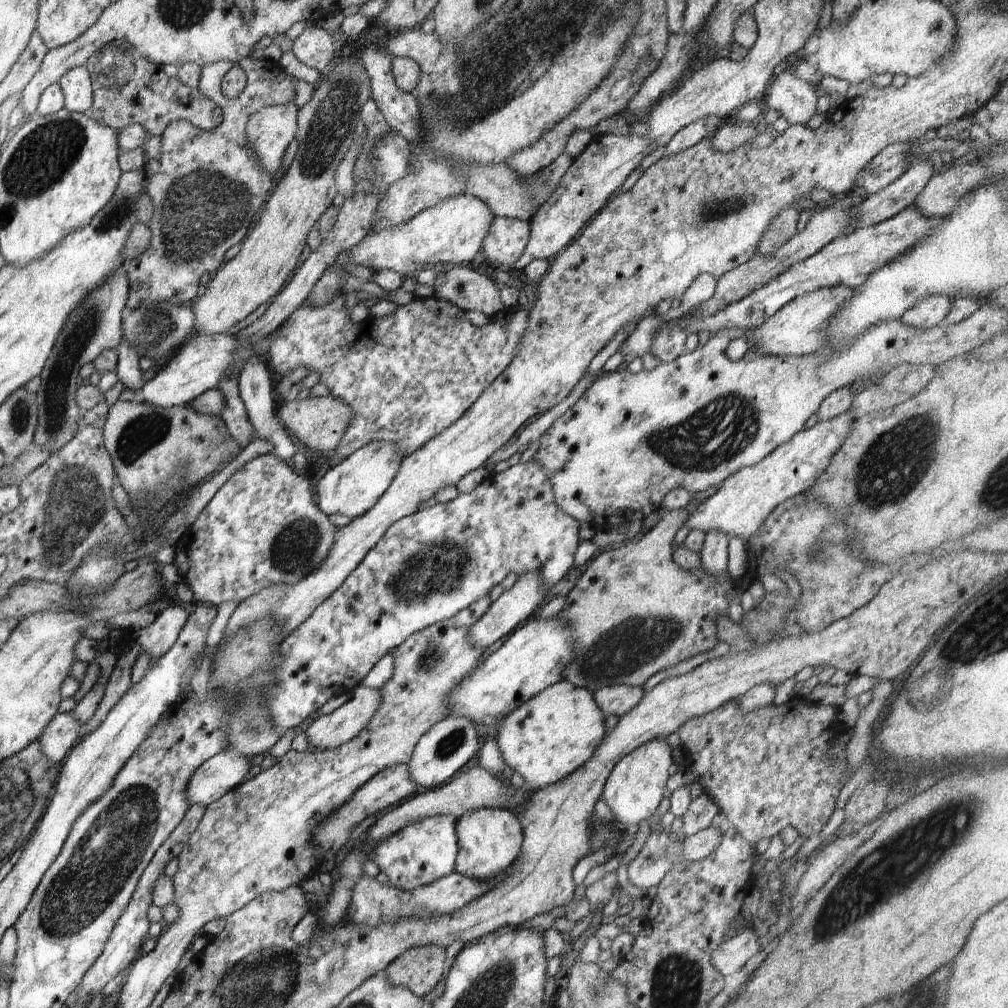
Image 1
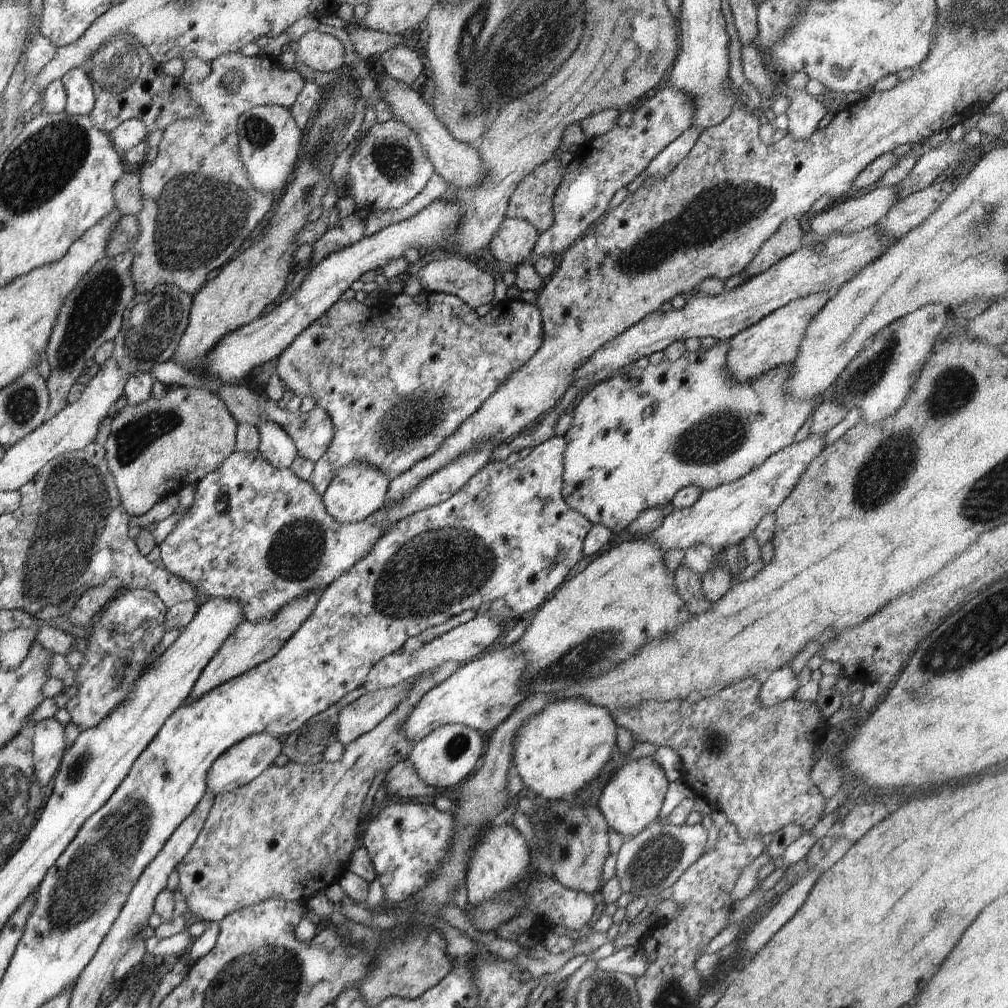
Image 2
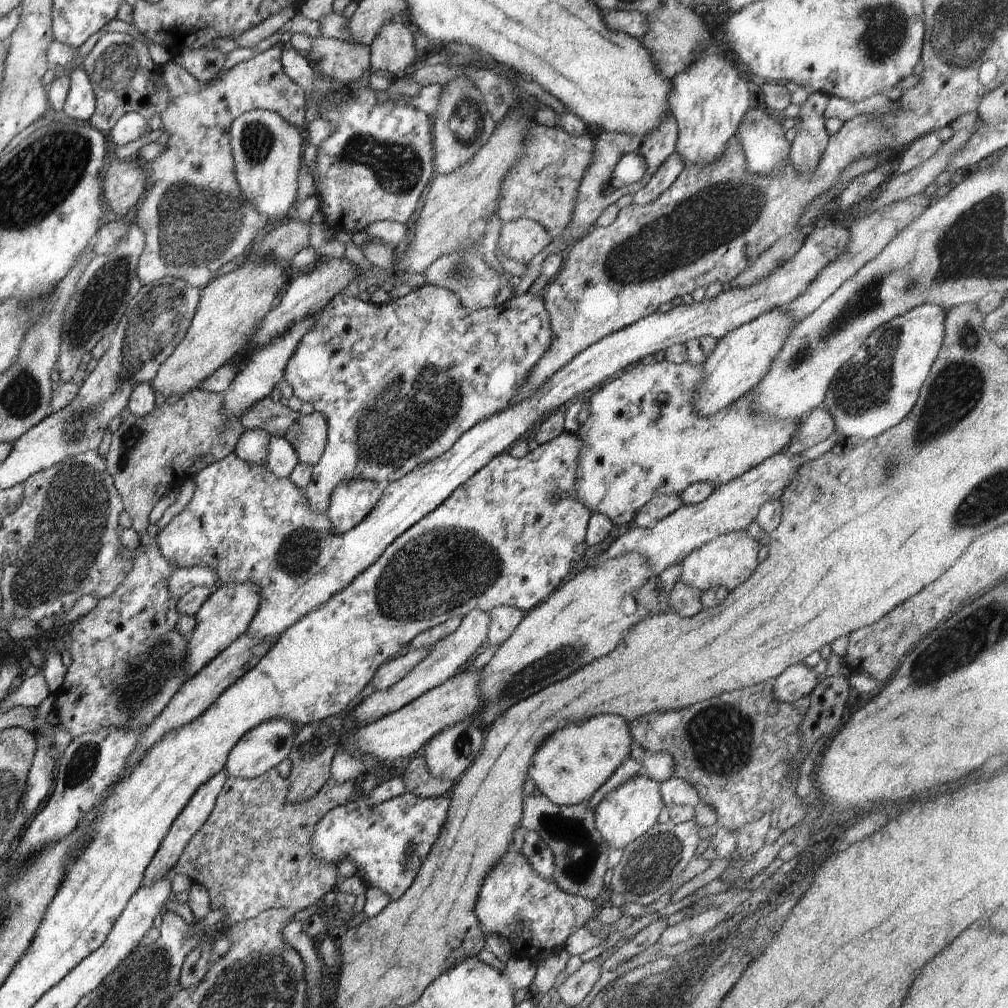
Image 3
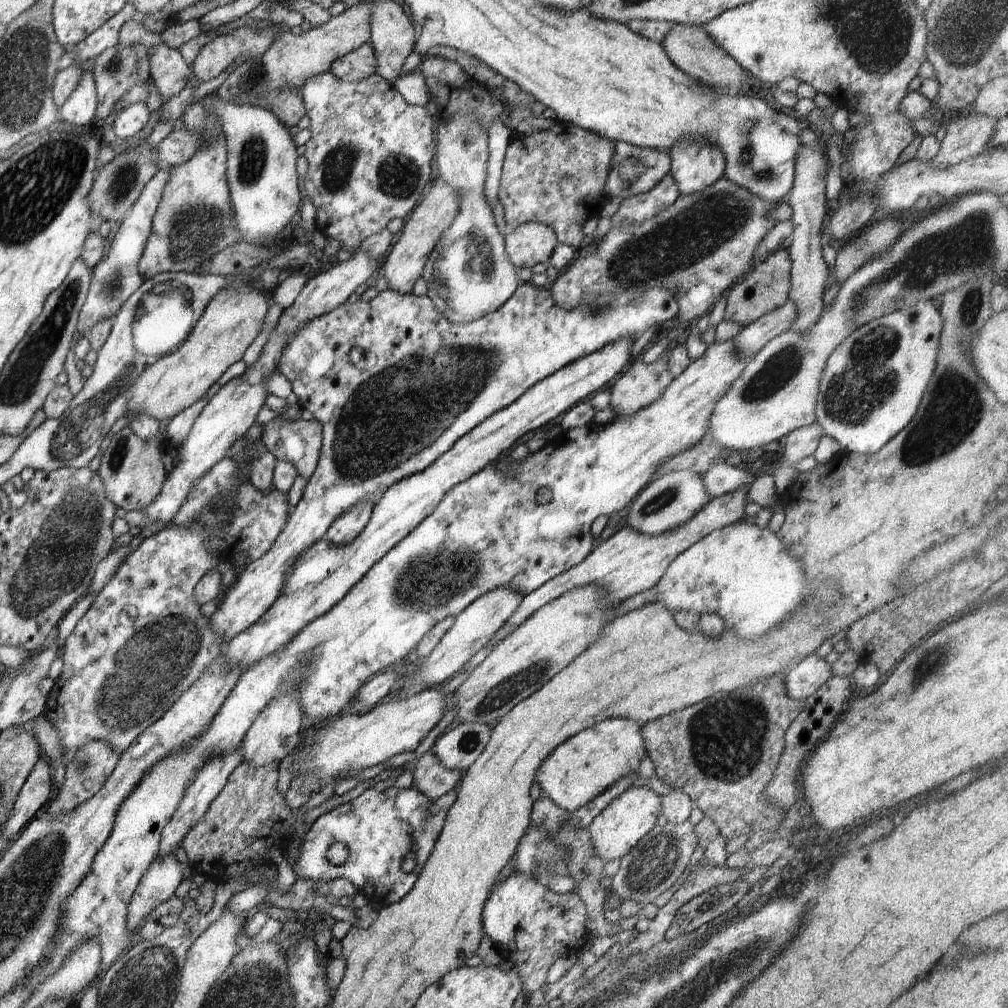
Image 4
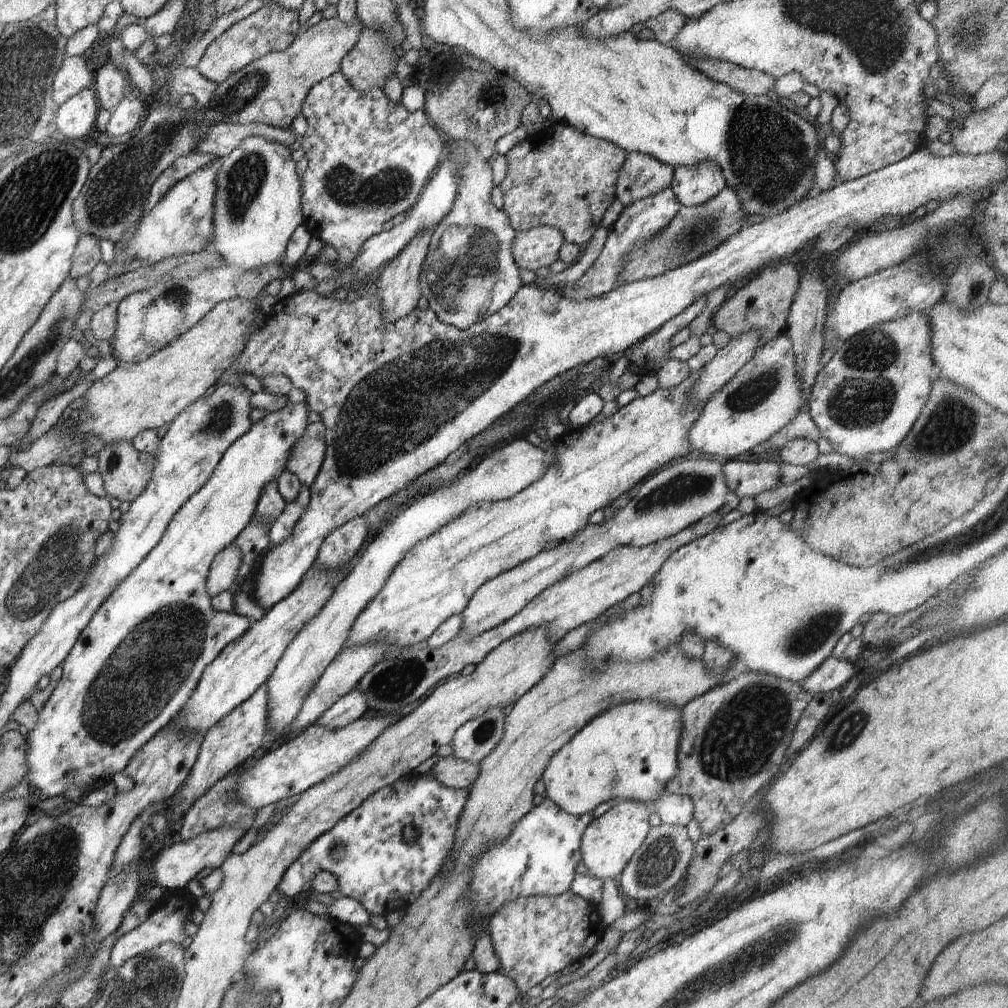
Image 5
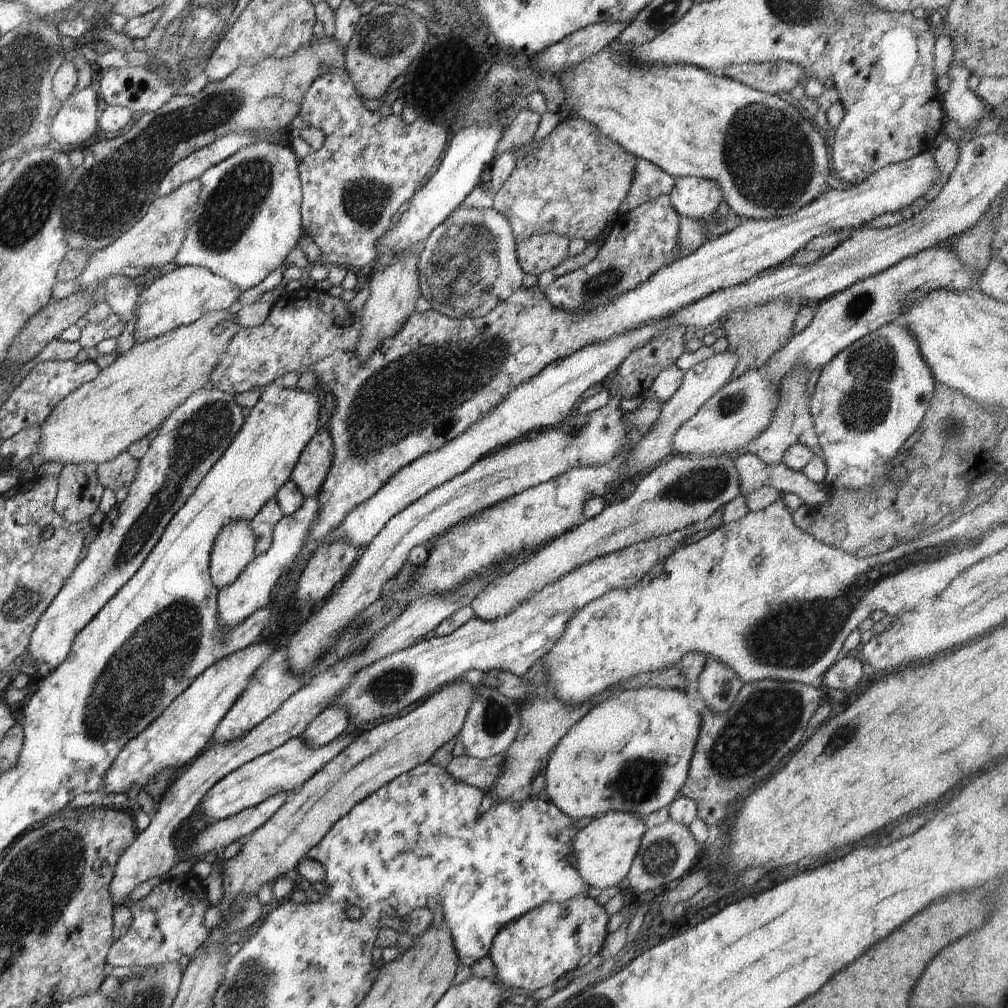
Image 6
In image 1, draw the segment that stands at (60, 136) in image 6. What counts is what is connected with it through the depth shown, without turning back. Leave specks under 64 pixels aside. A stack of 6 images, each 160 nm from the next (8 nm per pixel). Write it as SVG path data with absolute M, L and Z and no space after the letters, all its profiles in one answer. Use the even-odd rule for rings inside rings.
M74 67L57 82L65 96L65 108L75 113L85 113L93 103L93 88L86 67Z

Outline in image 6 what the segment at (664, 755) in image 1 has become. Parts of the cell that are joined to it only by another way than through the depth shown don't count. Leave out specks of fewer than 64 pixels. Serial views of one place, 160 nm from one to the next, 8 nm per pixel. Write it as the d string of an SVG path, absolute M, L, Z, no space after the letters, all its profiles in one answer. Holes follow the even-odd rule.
M609 812L596 817L587 827L577 832L571 852L578 862L577 871L588 887L612 888L628 876L641 838L648 829L640 815Z

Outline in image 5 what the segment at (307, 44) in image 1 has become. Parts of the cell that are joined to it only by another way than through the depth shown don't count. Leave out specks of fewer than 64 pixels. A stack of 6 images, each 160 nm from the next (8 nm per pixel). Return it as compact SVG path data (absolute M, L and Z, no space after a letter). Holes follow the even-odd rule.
M364 27L361 30L358 42L350 52L342 59L341 70L346 80L359 91L366 92L369 88L383 88L386 77L394 73L395 67L400 57L404 54L406 48L400 48L398 45L392 45L389 36L385 33L376 32L373 29Z

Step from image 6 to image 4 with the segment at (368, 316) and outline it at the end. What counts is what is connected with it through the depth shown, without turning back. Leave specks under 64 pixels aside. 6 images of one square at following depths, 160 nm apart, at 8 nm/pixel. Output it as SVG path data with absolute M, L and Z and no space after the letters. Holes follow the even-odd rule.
M435 181L434 185L426 193L424 198L421 198L415 209L411 212L410 220L406 222L404 228L401 230L398 237L391 246L383 264L384 278L388 283L388 286L393 291L399 292L400 294L412 293L414 283L418 278L423 276L423 270L430 256L430 252L434 250L435 244L443 236L443 232L446 232L447 228L454 222L456 215L459 211L459 194L446 182Z

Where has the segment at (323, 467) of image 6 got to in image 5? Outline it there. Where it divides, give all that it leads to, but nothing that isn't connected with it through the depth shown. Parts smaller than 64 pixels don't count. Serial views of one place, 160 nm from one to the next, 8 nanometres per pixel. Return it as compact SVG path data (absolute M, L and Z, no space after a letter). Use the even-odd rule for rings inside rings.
M322 420L310 423L285 462L285 468L308 488L314 482L325 457L325 432L326 427Z

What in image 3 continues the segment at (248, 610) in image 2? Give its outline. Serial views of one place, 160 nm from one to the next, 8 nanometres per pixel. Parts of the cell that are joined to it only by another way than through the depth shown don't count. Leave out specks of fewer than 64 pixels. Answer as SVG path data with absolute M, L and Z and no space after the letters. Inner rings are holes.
M829 220L823 228L812 226L806 231L807 237L802 248L787 260L781 267L766 276L765 279L749 287L733 288L722 291L713 299L702 299L690 305L679 305L673 309L640 319L634 324L618 332L605 336L581 353L578 353L568 364L558 369L530 397L513 407L492 415L484 421L475 424L454 443L454 446L414 471L405 474L401 479L384 486L380 500L374 510L362 520L358 526L344 534L338 534L332 528L327 512L317 513L311 509L306 498L305 489L298 488L288 478L278 478L267 465L252 464L230 453L222 460L203 468L193 475L196 487L190 503L175 516L165 528L158 533L156 543L162 556L166 557L175 567L190 568L195 566L210 567L215 570L218 584L244 583L250 581L259 586L259 607L253 616L247 632L259 639L278 640L279 636L303 616L315 608L321 607L333 594L346 588L363 570L366 570L403 532L430 514L441 505L461 484L464 484L475 472L484 468L495 456L508 451L516 441L522 438L538 418L546 412L557 411L574 396L598 388L606 383L618 370L641 361L644 356L656 354L675 344L684 345L687 340L698 339L700 336L714 336L721 339L726 333L732 332L743 324L753 321L761 314L772 309L784 307L799 297L818 276L819 272L828 266L838 255L841 255L851 232L846 226L837 221Z

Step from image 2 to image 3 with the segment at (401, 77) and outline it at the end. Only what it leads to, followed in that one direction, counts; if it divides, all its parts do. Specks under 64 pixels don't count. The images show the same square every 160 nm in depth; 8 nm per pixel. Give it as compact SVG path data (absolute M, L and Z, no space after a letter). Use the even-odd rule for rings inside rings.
M398 19L386 23L371 42L372 70L388 70L392 74L405 70L416 58L415 39L408 29L407 20Z

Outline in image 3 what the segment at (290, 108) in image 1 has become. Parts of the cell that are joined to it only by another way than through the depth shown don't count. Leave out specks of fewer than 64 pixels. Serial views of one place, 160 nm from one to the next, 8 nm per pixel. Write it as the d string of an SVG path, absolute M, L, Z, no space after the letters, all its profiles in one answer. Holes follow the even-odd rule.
M256 109L241 114L236 120L233 120L230 130L234 170L243 195L263 215L266 215L268 220L282 220L288 210L292 208L292 202L296 200L299 189L297 176L301 167L300 162L303 162L302 150L305 150L307 145L304 133L284 120L277 112L266 109Z

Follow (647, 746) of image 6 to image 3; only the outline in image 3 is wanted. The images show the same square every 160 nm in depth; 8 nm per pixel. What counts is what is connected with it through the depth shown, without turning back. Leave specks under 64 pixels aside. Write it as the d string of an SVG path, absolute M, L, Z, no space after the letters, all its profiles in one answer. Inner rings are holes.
M598 715L593 716L592 718L583 720L582 722L578 721L577 723L570 722L563 727L557 728L556 731L552 732L551 735L548 735L543 743L540 743L540 746L537 748L533 759L531 760L531 765L528 767L527 773L529 778L534 780L534 784L537 788L537 793L542 793L544 796L548 797L548 800L551 800L555 805L558 806L572 806L580 804L582 801L588 801L589 798L612 776L612 773L616 770L616 767L619 767L622 764L622 761L626 758L629 758L630 744L632 744L631 729L626 719L623 719L622 716L618 715Z

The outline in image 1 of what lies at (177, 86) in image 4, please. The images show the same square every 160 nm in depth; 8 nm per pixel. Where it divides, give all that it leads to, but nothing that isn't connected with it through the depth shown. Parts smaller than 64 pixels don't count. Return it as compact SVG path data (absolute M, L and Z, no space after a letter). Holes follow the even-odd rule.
M240 59L238 66L246 73L247 83L243 91L233 99L228 99L220 91L224 74L235 63L220 61L206 64L201 68L198 90L216 103L223 112L223 121L211 131L196 128L188 121L172 121L162 133L163 147L160 157L160 172L146 177L145 192L152 199L154 212L148 224L151 232L150 244L138 258L126 264L129 291L126 306L136 310L160 301L174 303L190 302L198 296L199 280L203 274L214 275L224 263L224 253L238 242L242 242L256 224L260 206L268 200L270 186L274 182L268 172L263 171L258 159L251 153L245 138L248 118L261 108L286 104L295 98L294 77L285 73L280 64L272 59Z

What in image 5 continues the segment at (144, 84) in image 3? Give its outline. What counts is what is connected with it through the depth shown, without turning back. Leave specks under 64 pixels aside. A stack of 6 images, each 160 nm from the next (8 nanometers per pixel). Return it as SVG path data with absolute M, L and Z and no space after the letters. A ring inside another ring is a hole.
M111 60L94 74L93 90L100 109L112 111L129 92L124 91L126 82L122 72Z

